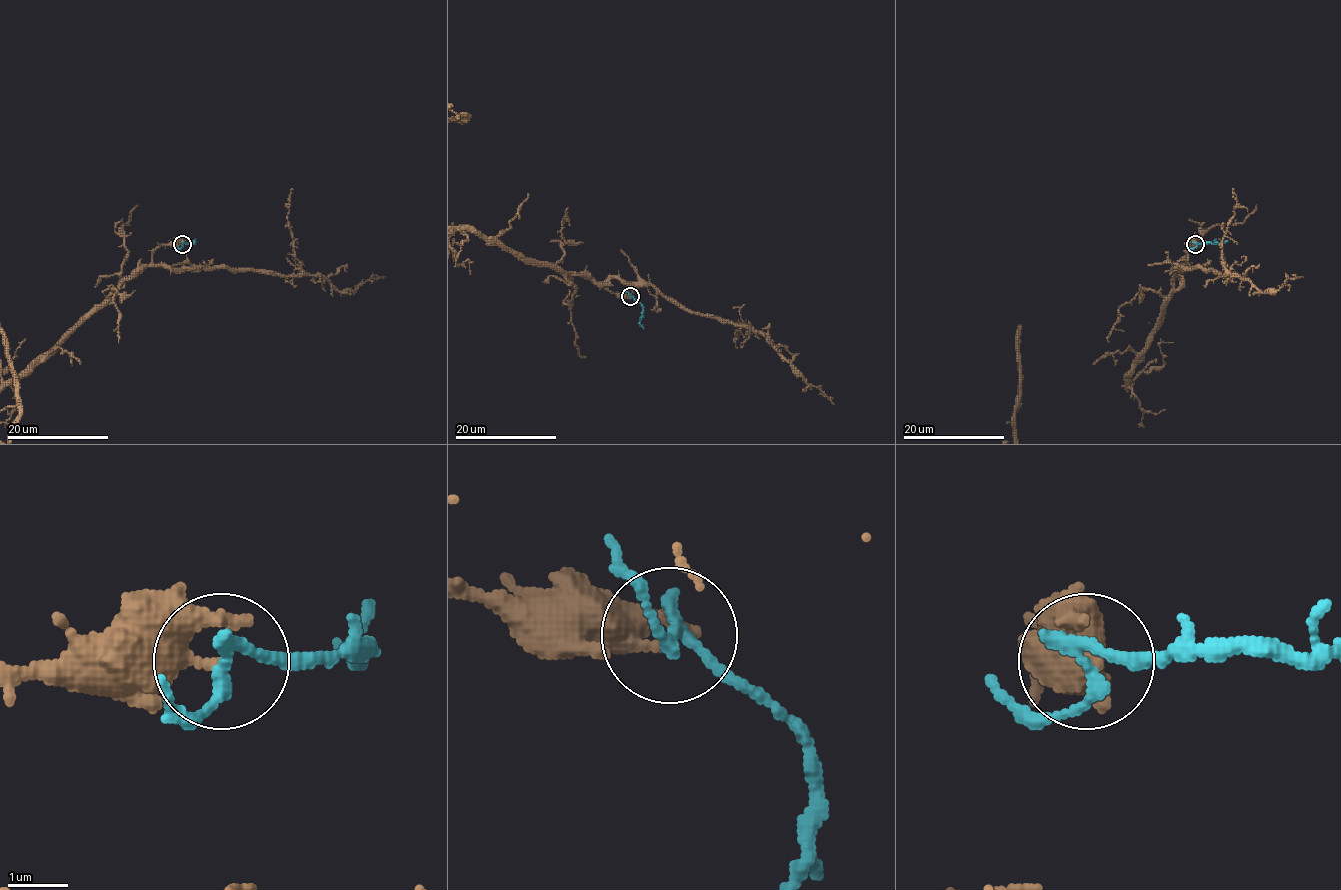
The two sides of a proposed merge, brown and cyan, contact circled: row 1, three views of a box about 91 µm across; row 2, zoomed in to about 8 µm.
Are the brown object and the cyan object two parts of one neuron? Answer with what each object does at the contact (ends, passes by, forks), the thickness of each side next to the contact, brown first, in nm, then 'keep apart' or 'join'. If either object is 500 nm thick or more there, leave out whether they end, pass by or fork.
brown ends | cyan passes by | 320/200 nm | keep apart

